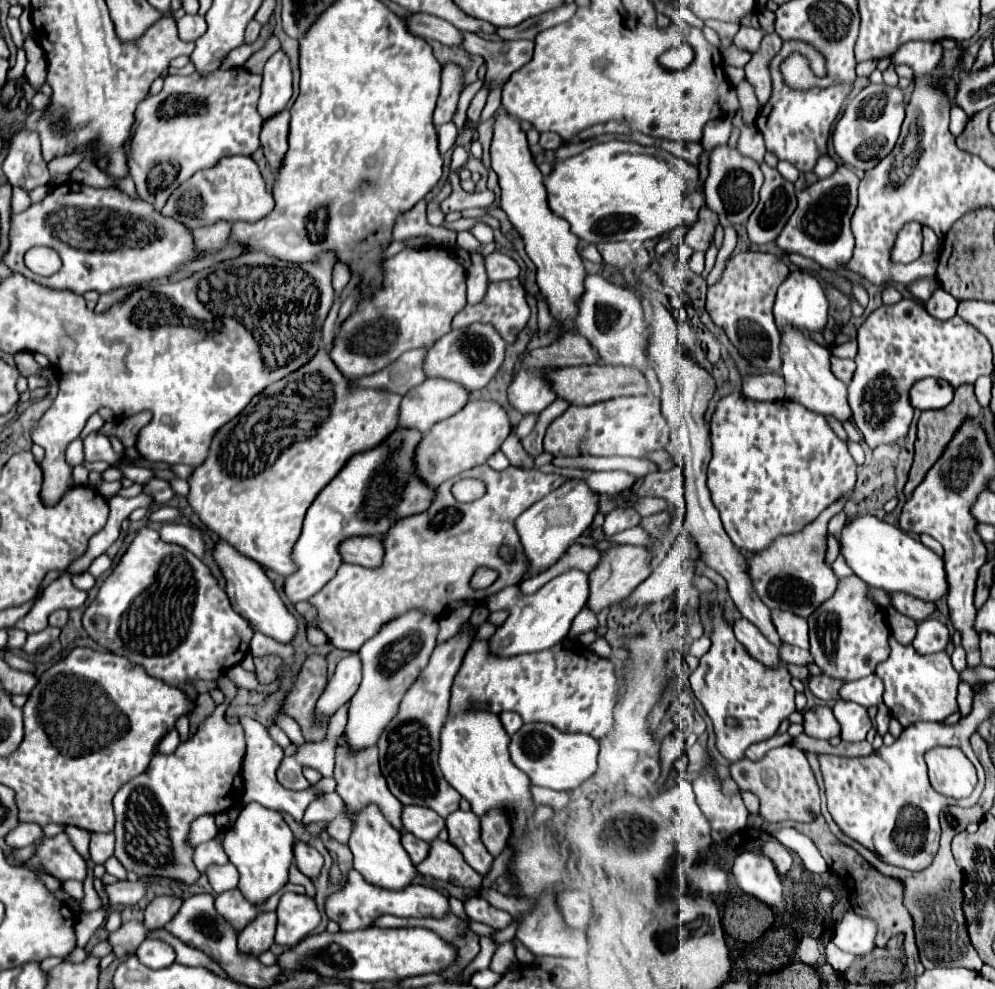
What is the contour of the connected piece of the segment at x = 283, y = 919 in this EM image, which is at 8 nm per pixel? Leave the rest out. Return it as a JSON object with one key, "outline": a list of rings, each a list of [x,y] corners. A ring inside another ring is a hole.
{"outline":[[[284,893],[278,903],[278,929],[276,943],[284,947],[296,945],[310,931],[314,931],[320,923],[320,911],[312,897]]]}

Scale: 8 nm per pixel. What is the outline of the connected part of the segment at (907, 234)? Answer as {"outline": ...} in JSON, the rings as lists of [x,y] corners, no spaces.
{"outline":[[[906,223],[896,243],[890,251],[890,259],[896,259],[896,263],[912,263],[922,255],[922,225],[920,223]]]}

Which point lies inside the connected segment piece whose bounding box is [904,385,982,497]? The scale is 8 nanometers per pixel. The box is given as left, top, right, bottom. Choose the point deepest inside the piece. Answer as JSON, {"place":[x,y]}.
{"place":[935,429]}

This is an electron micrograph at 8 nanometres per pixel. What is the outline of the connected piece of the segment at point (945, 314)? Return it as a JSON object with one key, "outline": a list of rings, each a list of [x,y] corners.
{"outline":[[[938,287],[932,295],[932,299],[926,301],[926,311],[938,319],[950,319],[956,315],[956,307],[958,307],[958,301],[950,295],[950,293],[944,293],[942,287]]]}

